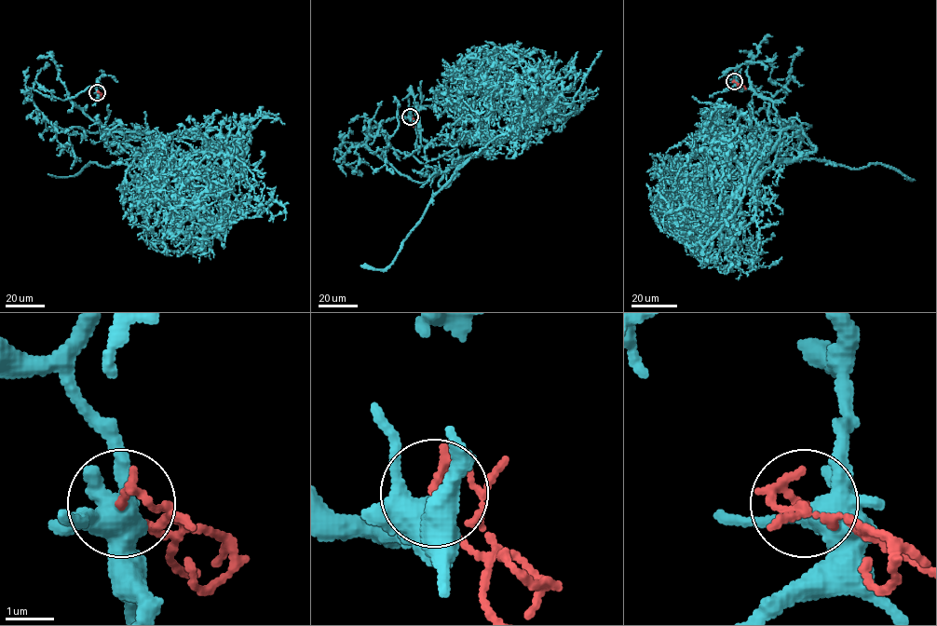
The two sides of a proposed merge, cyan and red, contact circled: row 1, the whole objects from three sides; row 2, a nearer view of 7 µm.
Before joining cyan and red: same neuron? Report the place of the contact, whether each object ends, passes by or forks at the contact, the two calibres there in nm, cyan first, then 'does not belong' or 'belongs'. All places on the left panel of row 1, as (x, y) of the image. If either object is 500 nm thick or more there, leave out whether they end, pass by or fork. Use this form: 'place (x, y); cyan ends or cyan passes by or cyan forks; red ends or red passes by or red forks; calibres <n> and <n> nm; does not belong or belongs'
place (97, 92); cyan forks; red ends; calibres 400 and 190 nm; does not belong

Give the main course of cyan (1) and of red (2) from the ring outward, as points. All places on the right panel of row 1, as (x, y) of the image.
1: (734, 81), (779, 118), (795, 117), (815, 150), (754, 174), (718, 213), (663, 208), (662, 173), (652, 170)
2: (734, 81), (746, 88)

